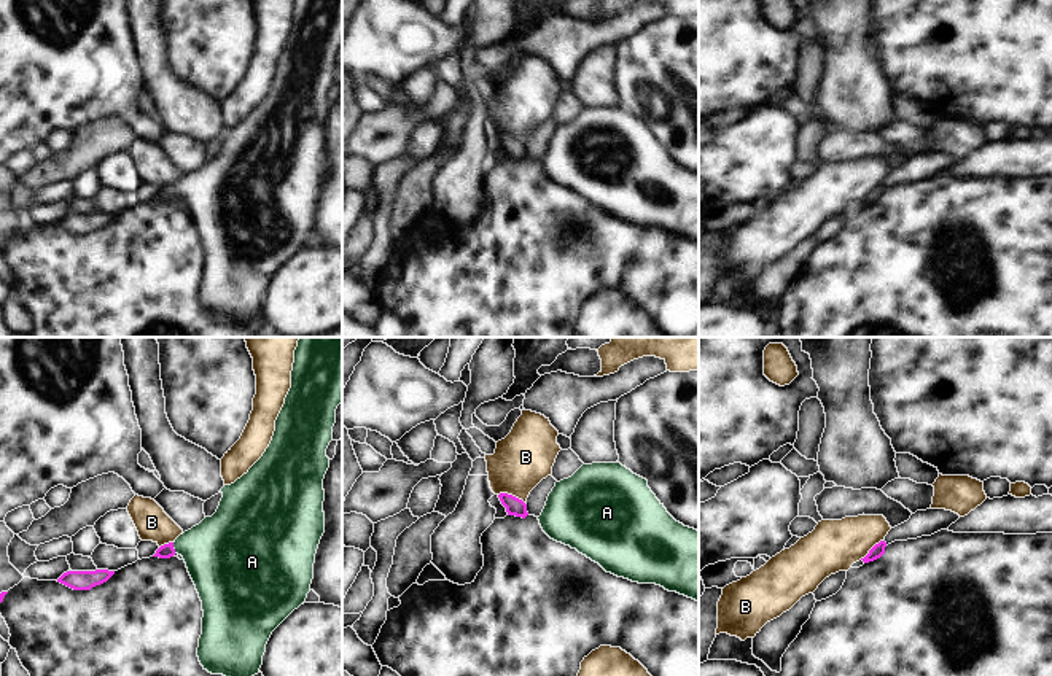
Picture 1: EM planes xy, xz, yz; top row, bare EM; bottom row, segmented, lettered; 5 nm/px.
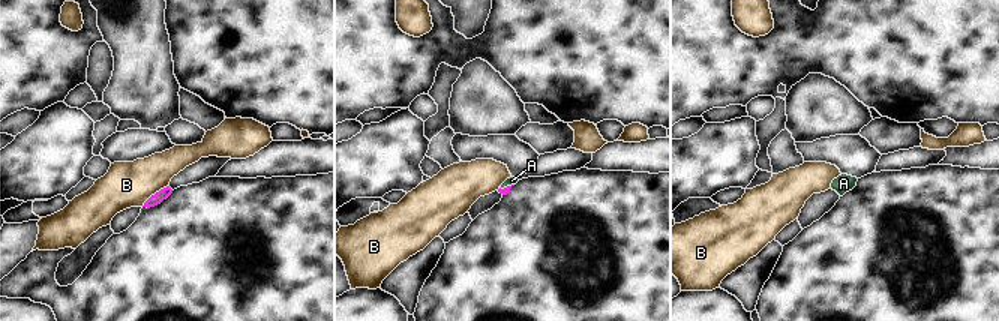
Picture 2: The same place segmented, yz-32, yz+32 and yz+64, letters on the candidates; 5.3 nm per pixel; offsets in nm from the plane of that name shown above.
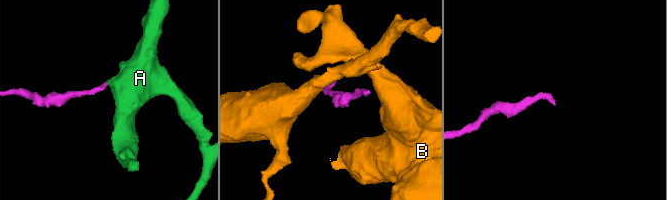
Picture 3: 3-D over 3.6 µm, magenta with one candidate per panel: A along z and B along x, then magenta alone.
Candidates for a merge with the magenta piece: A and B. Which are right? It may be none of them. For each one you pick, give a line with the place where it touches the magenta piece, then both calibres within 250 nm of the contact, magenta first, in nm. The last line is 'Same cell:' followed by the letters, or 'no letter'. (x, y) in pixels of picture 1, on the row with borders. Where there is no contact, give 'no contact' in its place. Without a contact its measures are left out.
A: meets magenta in xy at (172, 547); 70 nm thick on the magenta side, 380 nm on the other
Same cell: A

